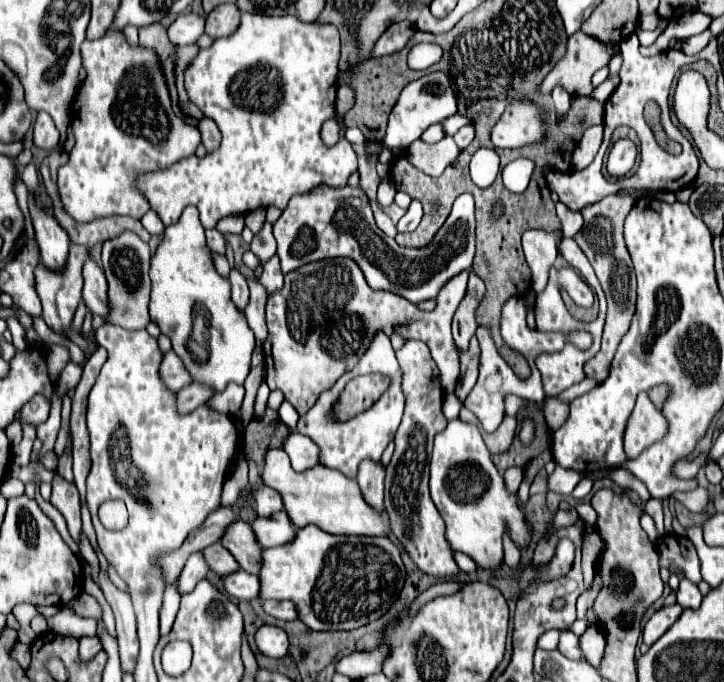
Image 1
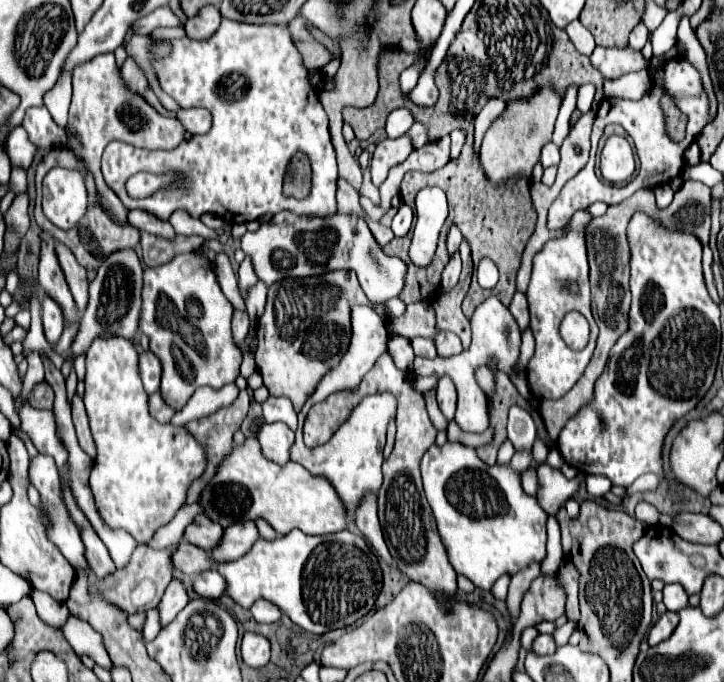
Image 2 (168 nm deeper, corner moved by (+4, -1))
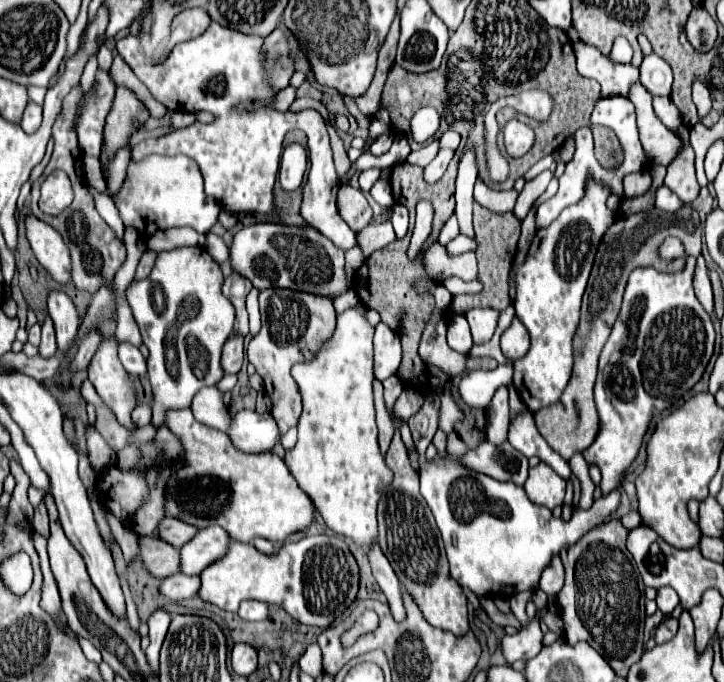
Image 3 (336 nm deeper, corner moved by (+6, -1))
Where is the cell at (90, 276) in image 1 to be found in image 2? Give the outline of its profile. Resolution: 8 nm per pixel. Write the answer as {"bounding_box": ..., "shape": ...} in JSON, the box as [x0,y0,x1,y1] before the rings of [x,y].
{"bounding_box":[55,241,87,311],"shape":[[[55,241],[55,253],[57,253],[57,259],[59,259],[59,265],[63,269],[63,275],[65,275],[65,281],[69,285],[69,291],[77,303],[77,309],[79,311],[85,311],[87,307],[87,271],[77,263],[77,259],[73,257],[71,249],[61,245],[59,241]]]}

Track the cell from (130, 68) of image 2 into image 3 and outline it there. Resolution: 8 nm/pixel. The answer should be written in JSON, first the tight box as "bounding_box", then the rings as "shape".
{"bounding_box":[101,85,151,163],"shape":[[[117,85],[113,107],[111,107],[111,113],[107,115],[105,149],[101,153],[101,161],[107,163],[109,157],[113,157],[115,151],[127,143],[129,133],[131,133],[131,123],[135,119],[147,121],[149,117],[151,117],[149,109],[139,101],[139,97],[131,89]]]}

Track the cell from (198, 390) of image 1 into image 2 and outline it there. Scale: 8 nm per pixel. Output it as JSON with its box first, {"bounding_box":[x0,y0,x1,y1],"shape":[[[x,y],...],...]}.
{"bounding_box":[149,393,175,423],"shape":[[[153,393],[153,395],[149,395],[149,413],[151,413],[153,419],[157,419],[157,421],[161,421],[161,423],[169,423],[169,419],[171,419],[173,413],[175,413],[175,409],[171,409],[171,407],[161,399],[159,393]]]}

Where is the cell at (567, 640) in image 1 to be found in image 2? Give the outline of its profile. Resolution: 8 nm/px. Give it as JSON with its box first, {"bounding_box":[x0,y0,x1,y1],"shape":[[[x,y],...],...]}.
{"bounding_box":[531,635,557,655],"shape":[[[539,635],[539,637],[535,637],[535,643],[531,645],[531,651],[535,655],[553,655],[555,649],[557,649],[557,645],[551,635]]]}

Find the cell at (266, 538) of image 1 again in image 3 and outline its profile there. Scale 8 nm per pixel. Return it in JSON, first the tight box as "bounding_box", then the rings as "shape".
{"bounding_box":[181,525,231,575],"shape":[[[219,525],[199,529],[199,533],[193,537],[193,541],[183,545],[183,549],[181,549],[181,573],[199,575],[211,563],[215,563],[227,555],[229,541],[231,541],[231,537]]]}

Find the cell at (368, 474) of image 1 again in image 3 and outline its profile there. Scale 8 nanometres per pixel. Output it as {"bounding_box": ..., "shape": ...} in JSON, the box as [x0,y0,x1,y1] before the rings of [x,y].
{"bounding_box":[367,543,405,621],"shape":[[[373,543],[367,549],[367,557],[371,561],[371,569],[373,569],[373,575],[379,583],[379,587],[387,595],[387,601],[389,601],[389,607],[391,607],[395,621],[403,621],[405,609],[403,609],[403,601],[401,601],[401,585],[399,585],[399,579],[395,577],[393,569],[391,569],[387,557],[383,555],[383,551],[377,543]]]}

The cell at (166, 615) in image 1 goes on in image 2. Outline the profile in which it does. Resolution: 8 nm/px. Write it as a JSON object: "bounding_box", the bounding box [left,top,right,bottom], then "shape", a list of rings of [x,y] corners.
{"bounding_box":[143,609,161,641],"shape":[[[151,609],[147,613],[147,621],[145,621],[145,627],[143,627],[143,639],[145,641],[153,641],[159,633],[161,625],[159,625],[159,615],[157,615],[157,609]]]}

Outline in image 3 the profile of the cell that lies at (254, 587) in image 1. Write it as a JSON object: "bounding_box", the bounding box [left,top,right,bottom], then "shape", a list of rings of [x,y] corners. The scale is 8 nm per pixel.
{"bounding_box":[159,573,201,601],"shape":[[[175,573],[175,575],[161,581],[159,591],[171,601],[183,601],[183,599],[195,597],[199,593],[199,587],[201,587],[201,577],[199,575]]]}

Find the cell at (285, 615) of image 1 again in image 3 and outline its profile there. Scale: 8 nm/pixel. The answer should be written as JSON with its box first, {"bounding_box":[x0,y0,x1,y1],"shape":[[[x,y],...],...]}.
{"bounding_box":[237,601,269,621],"shape":[[[243,601],[237,615],[243,617],[245,621],[267,621],[269,609],[265,603],[259,603],[259,601]]]}

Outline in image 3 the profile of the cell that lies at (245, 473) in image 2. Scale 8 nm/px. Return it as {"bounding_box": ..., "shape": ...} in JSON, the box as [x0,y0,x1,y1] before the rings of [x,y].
{"bounding_box":[165,409,315,543],"shape":[[[191,409],[167,411],[165,425],[175,431],[185,447],[185,467],[169,479],[167,515],[173,515],[195,527],[221,525],[233,541],[251,543],[255,537],[285,541],[287,537],[307,531],[315,517],[315,505],[309,495],[291,477],[287,465],[275,453],[243,453],[231,439],[199,423]]]}

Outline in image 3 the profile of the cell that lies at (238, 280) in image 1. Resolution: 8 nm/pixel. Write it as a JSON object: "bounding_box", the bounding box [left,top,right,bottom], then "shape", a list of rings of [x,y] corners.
{"bounding_box":[223,333,243,373],"shape":[[[231,333],[231,337],[223,345],[223,369],[225,373],[239,373],[243,363],[243,335]]]}

